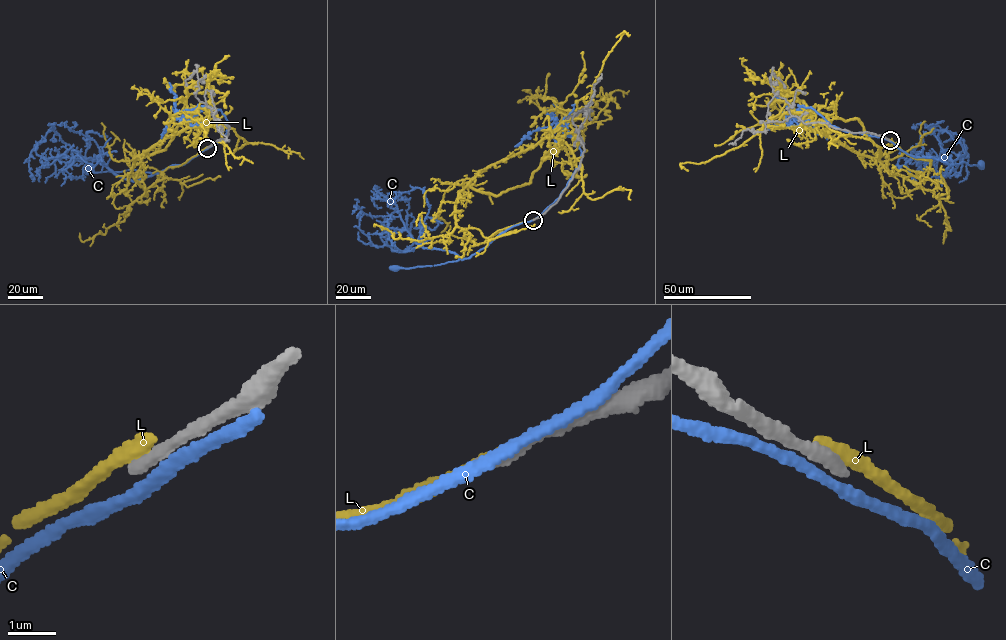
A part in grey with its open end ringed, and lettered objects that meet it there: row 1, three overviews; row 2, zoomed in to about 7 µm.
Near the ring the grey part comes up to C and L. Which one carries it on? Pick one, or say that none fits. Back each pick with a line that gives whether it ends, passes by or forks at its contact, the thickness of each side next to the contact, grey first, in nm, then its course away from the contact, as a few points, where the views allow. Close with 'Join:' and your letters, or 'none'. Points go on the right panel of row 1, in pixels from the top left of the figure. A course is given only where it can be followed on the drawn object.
Join: none

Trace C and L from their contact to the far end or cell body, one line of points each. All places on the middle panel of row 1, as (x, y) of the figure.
C: (535, 218), (507, 229), (468, 258), (459, 257), (437, 265), (394, 269)
L: (533, 219), (476, 243), (456, 223), (456, 200), (491, 165), (583, 118), (603, 63), (630, 34)

